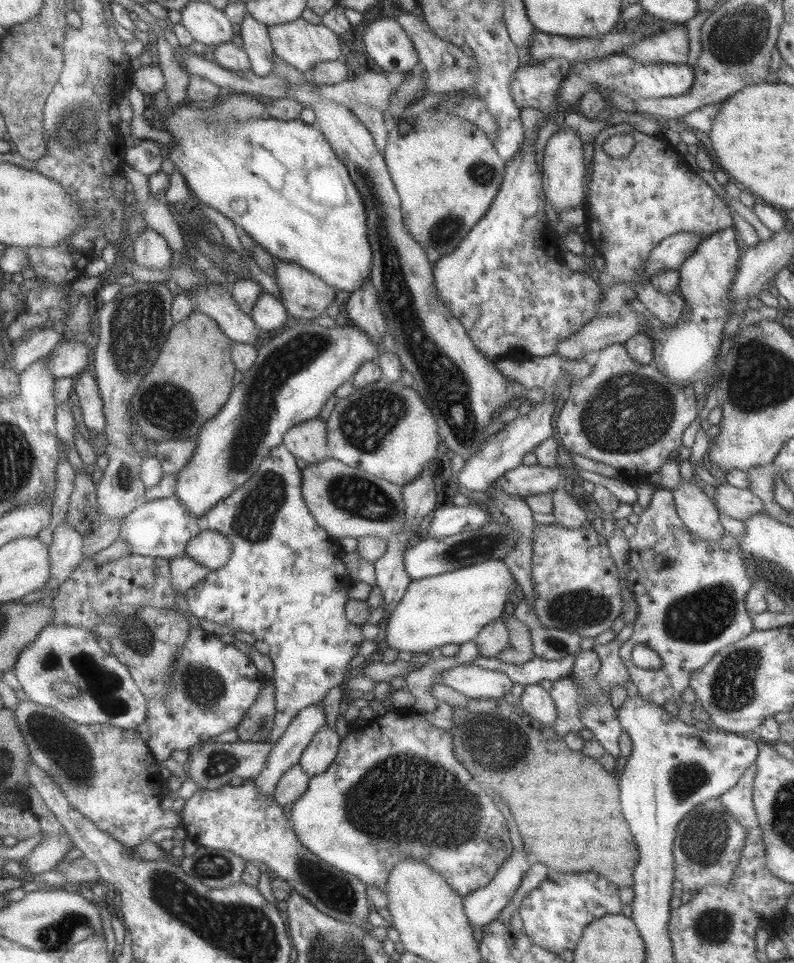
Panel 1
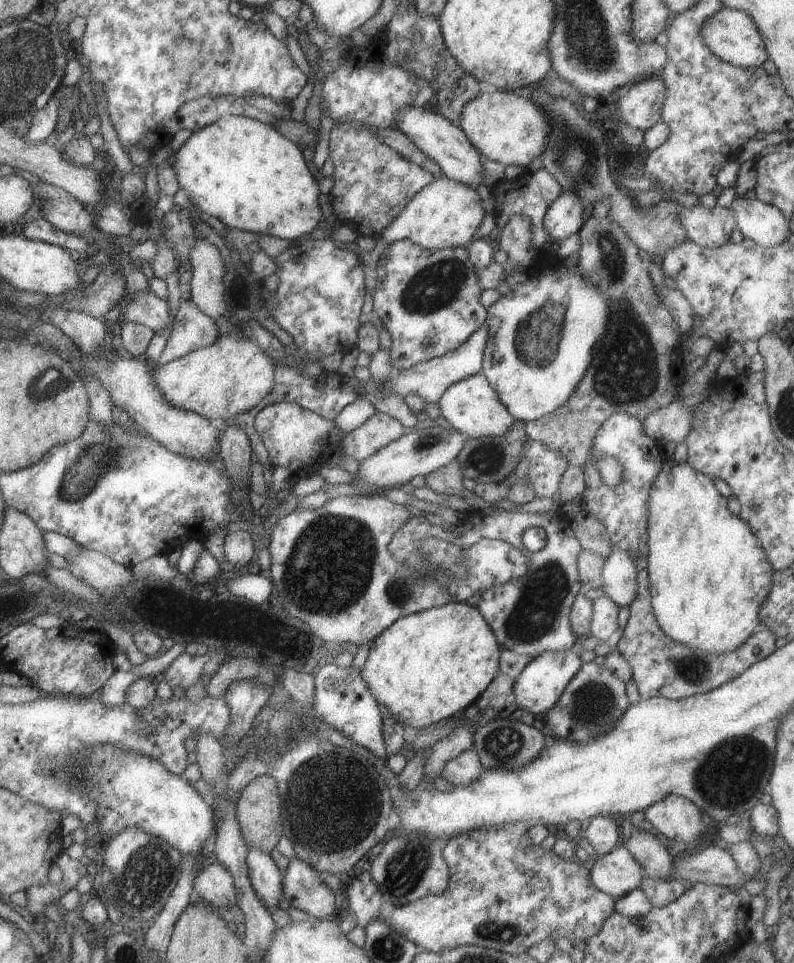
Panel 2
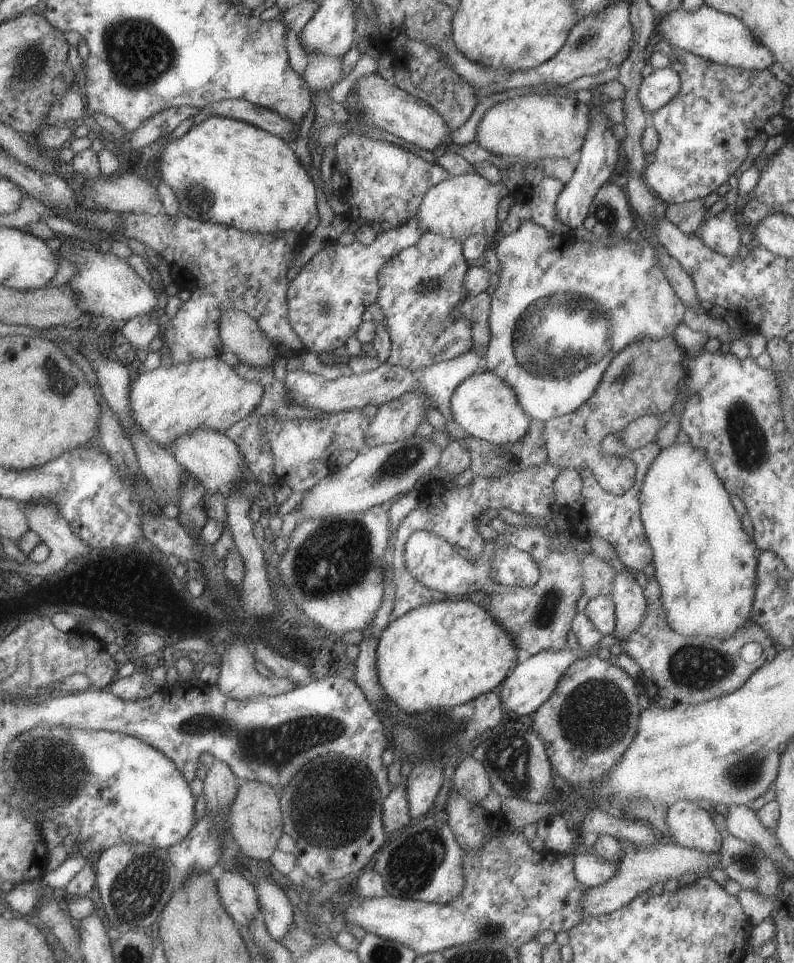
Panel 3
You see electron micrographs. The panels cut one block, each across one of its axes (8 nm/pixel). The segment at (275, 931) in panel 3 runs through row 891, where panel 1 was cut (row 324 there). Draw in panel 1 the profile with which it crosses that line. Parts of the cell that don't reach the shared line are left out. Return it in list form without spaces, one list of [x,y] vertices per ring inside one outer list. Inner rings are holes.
[[[260,293],[258,301],[254,304],[249,315],[261,330],[278,330],[286,327],[287,309],[281,298],[274,298],[272,294]]]

